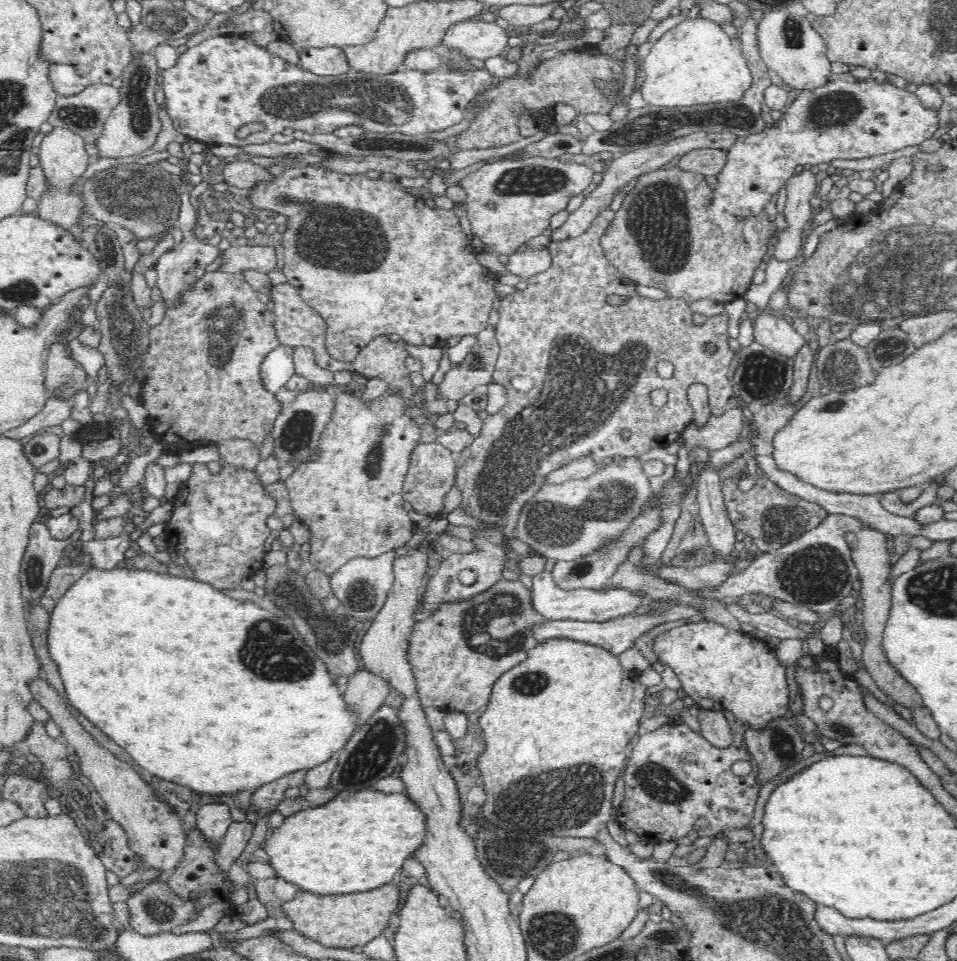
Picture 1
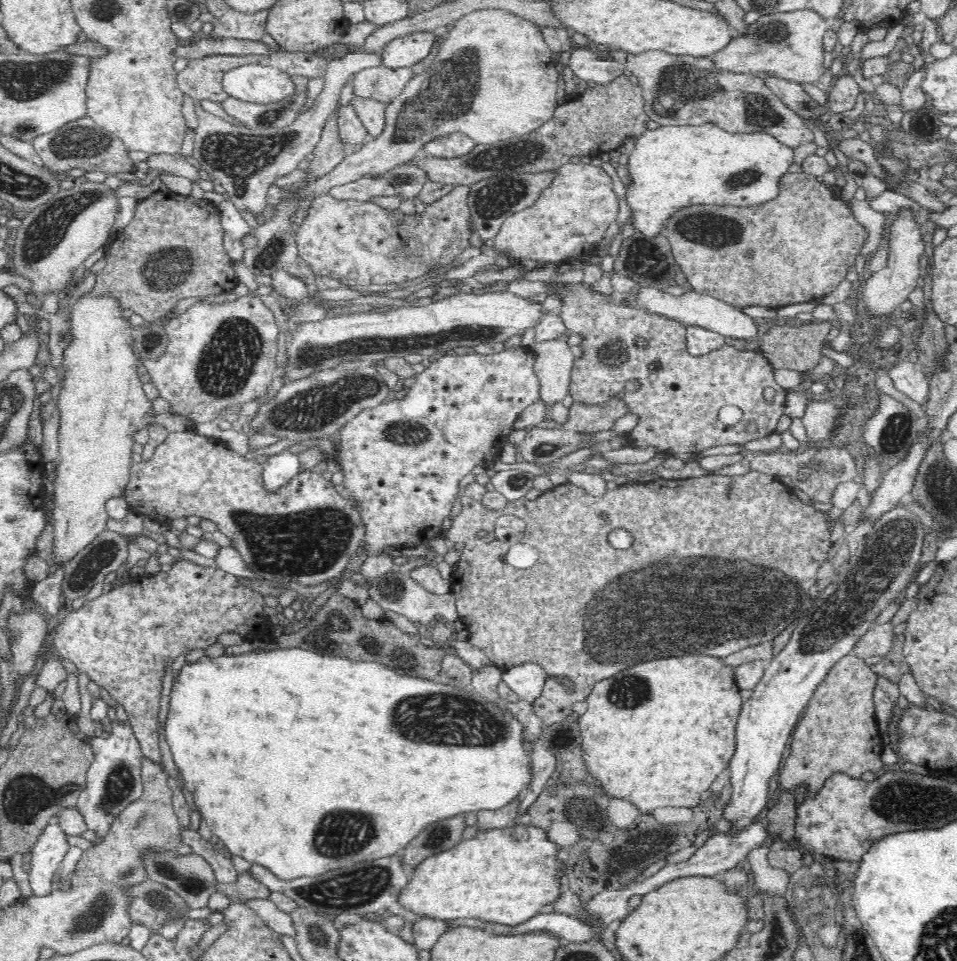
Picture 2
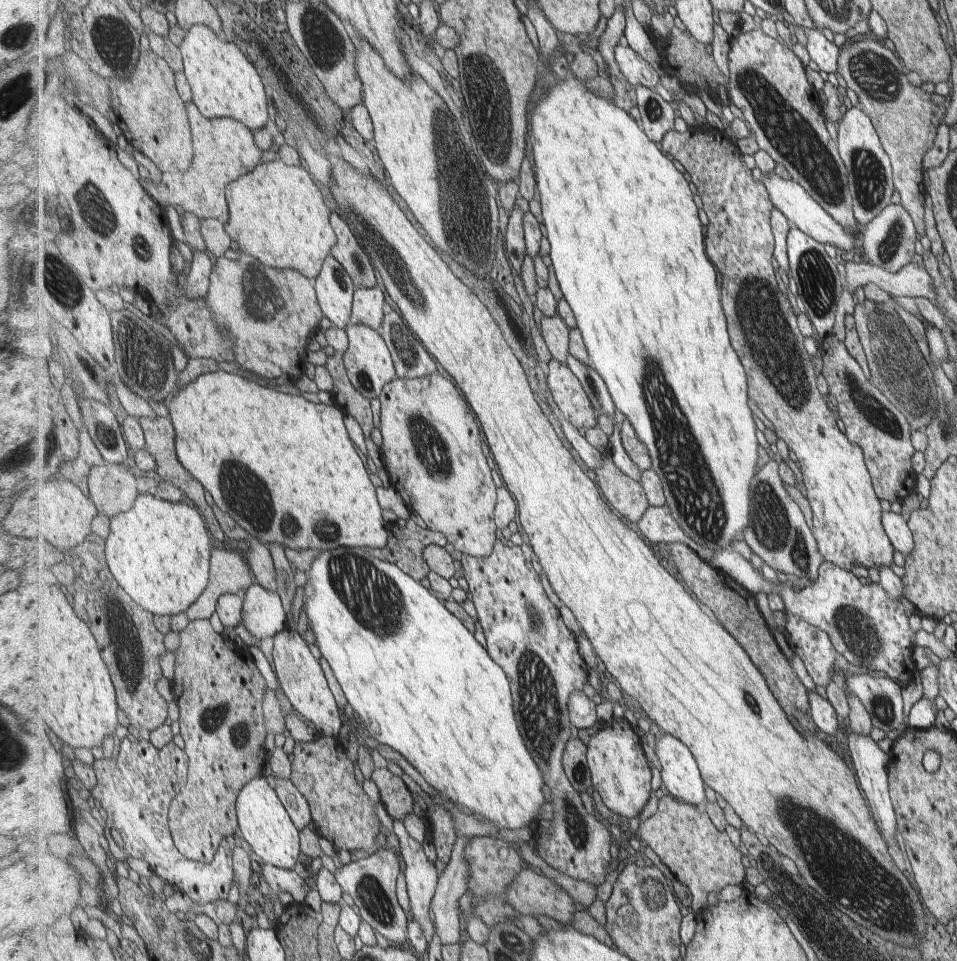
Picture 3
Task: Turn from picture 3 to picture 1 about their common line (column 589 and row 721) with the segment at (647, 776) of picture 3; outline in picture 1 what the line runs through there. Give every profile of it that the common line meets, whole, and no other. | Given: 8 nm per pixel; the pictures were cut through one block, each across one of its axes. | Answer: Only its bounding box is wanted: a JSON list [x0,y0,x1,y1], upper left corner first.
[650,620,791,725]

